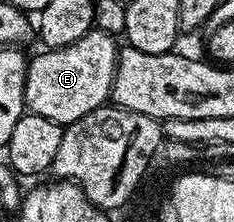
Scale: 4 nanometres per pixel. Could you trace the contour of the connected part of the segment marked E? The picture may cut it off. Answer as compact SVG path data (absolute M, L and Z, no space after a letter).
M93 29L86 33L86 37L74 41L74 45L41 52L41 55L28 59L24 106L31 114L67 125L109 102L118 58L118 43L113 36Z

